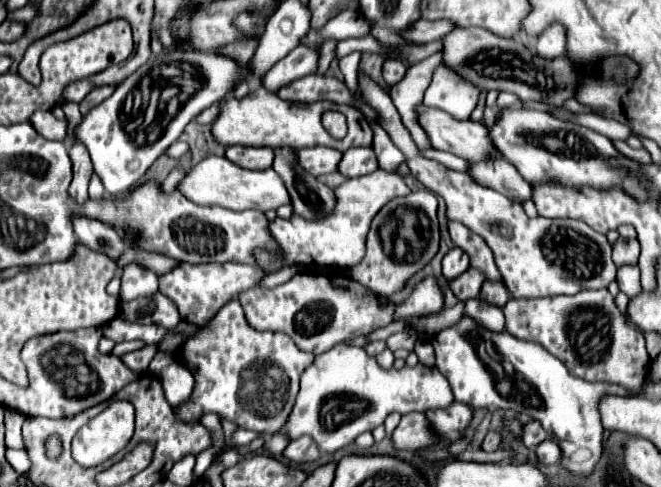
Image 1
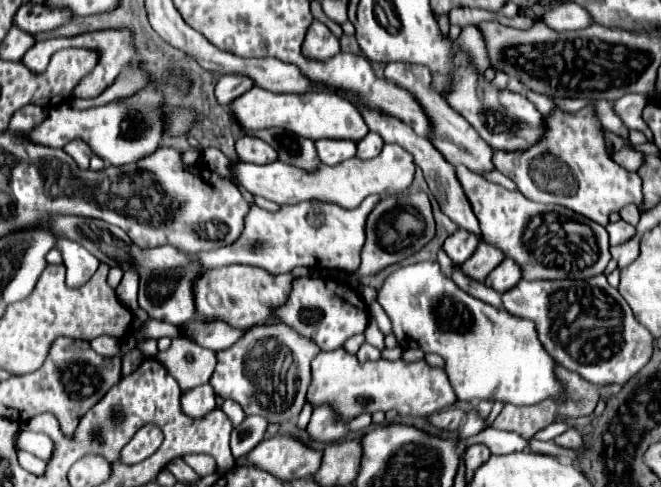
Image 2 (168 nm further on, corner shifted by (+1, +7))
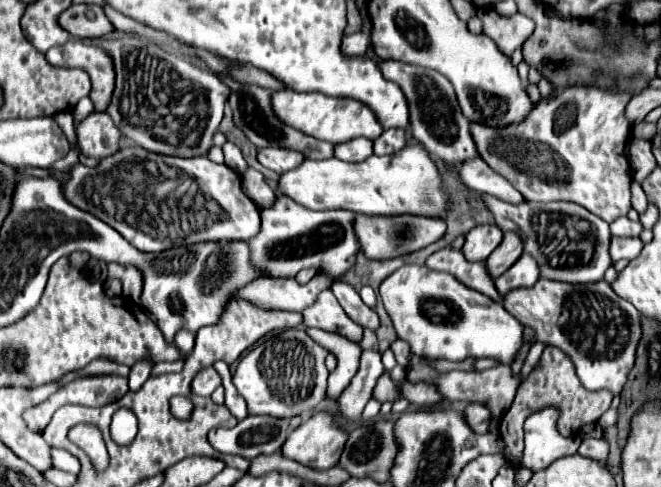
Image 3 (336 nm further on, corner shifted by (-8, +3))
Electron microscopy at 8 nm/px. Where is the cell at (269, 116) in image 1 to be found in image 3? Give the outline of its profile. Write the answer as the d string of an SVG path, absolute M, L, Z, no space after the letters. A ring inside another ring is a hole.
M283 88L275 92L273 106L279 120L283 120L287 126L293 126L301 130L303 134L309 134L317 140L325 140L331 144L343 144L359 136L375 140L383 132L373 110L353 98L331 98L321 92L295 92L295 90Z

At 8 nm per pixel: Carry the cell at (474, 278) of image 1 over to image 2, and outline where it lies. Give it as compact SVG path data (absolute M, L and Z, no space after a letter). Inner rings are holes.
M480 242L476 252L460 266L460 270L468 278L472 278L476 282L484 282L488 272L494 270L502 260L504 260L504 254L498 248L486 244L486 242Z

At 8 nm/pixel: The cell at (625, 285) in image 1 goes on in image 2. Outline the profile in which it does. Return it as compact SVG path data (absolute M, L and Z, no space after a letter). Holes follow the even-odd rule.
M634 236L630 242L624 242L622 246L612 246L610 252L612 252L612 258L618 262L618 268L626 268L630 266L636 258L638 258L638 252L640 252L640 236Z

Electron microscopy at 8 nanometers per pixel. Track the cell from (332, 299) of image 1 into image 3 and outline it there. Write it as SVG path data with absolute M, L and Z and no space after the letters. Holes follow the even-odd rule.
M331 290L319 294L317 302L307 310L303 310L303 318L307 326L321 328L327 332L337 332L351 342L359 342L363 338L363 328L345 314L345 310L341 308Z

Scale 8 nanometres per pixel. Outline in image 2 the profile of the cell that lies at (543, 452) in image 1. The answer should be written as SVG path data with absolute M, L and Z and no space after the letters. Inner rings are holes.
M570 428L570 430L566 430L564 434L556 436L554 442L556 442L558 446L562 446L562 448L580 448L580 446L582 446L582 436L580 436L578 430Z

